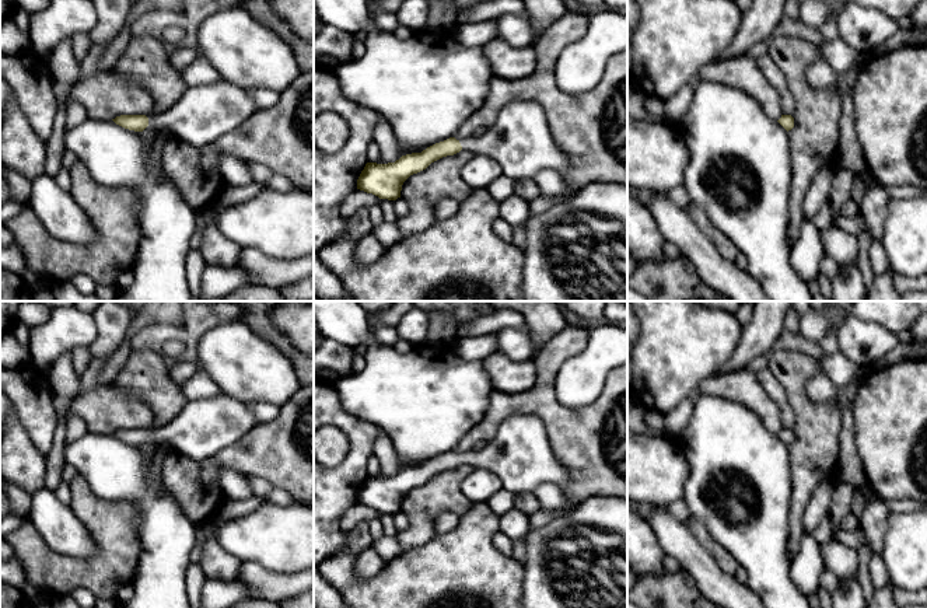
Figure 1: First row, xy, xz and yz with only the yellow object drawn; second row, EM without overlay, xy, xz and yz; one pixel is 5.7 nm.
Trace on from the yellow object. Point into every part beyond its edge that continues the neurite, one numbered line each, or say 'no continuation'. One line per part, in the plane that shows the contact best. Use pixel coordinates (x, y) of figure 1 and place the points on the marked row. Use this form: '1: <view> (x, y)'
1: xy (203, 114)

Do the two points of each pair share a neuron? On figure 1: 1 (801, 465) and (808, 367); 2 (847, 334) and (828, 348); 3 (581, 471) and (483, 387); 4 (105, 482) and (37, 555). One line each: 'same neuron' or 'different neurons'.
1: same neuron
2: different neurons
3: different neurons
4: different neurons

